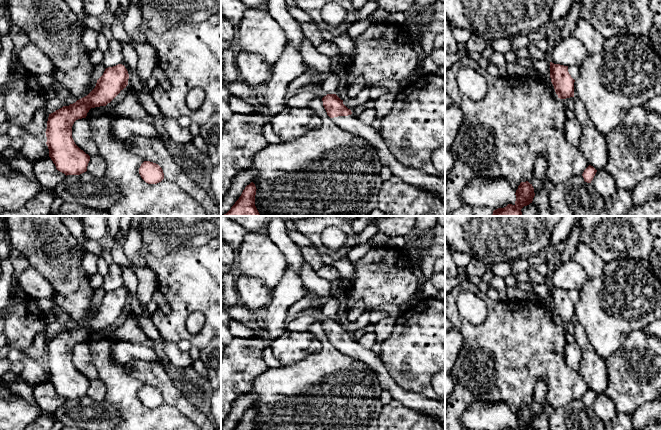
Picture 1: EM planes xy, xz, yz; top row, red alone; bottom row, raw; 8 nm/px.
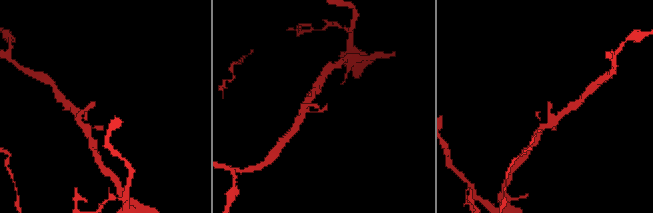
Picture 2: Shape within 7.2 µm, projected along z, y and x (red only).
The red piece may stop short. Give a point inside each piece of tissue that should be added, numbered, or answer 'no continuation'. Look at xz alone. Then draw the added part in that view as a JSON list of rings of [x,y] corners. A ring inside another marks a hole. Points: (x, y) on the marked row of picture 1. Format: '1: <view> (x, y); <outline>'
1: xz (434, 184); [[[354,114],[331,119],[341,129],[369,142],[376,151],[380,164],[387,166],[394,176],[410,185],[424,189],[442,200],[445,198],[445,177],[430,175],[404,166],[393,156],[381,134],[372,125],[365,124]]]

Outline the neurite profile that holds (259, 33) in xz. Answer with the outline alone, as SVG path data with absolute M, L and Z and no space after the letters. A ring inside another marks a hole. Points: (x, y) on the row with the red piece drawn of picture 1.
M249 8L238 29L237 51L260 55L273 66L281 56L287 39L280 24L265 8Z

